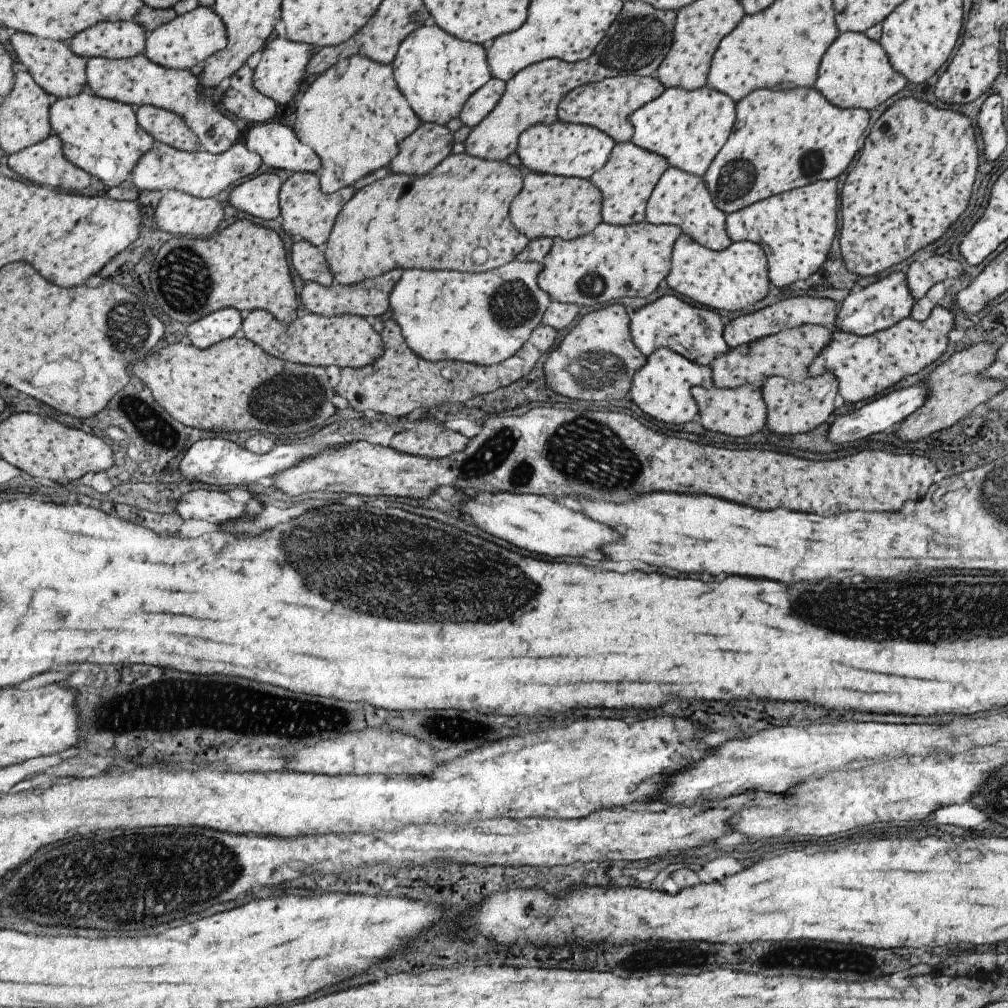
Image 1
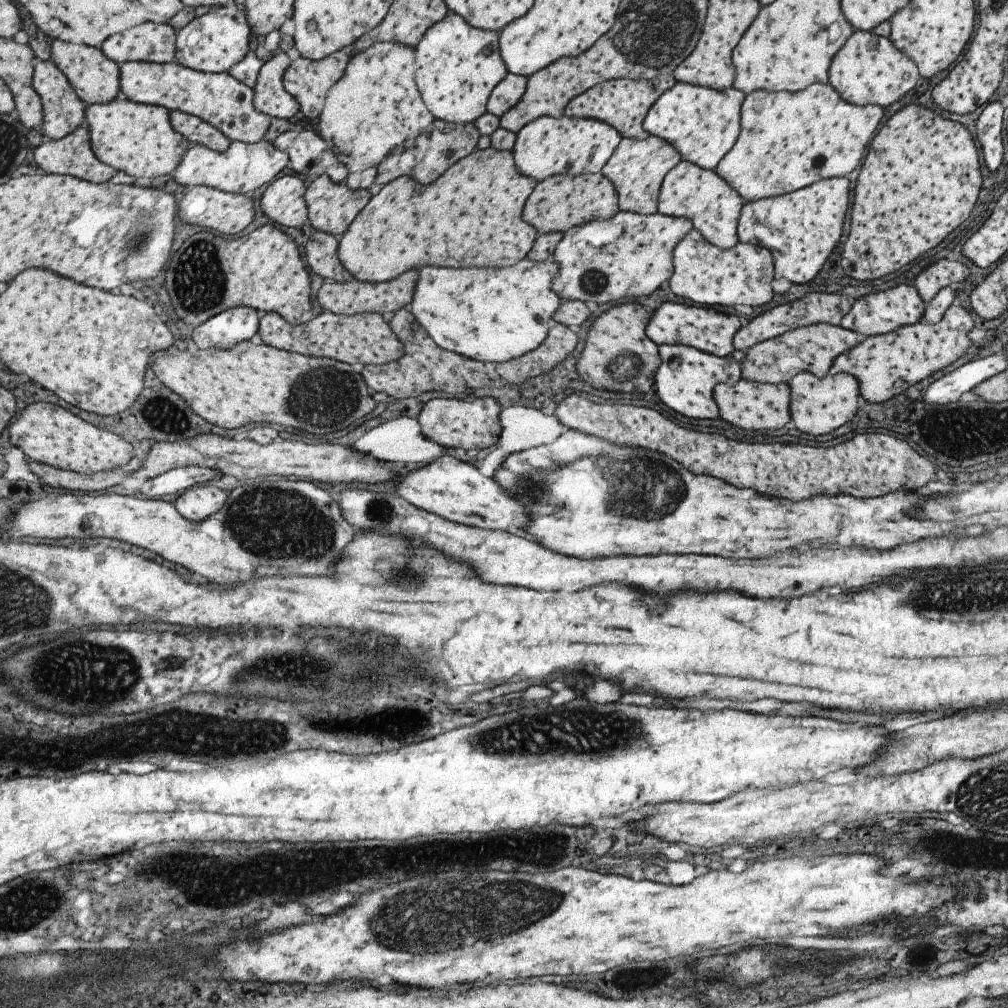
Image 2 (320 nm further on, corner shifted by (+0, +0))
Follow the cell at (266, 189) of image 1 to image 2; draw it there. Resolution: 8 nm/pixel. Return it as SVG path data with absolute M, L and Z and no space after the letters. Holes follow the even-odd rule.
M283 175L281 178L275 178L262 193L261 199L259 200L260 209L275 224L300 227L307 220L307 209L303 198L305 189L303 181L296 176Z

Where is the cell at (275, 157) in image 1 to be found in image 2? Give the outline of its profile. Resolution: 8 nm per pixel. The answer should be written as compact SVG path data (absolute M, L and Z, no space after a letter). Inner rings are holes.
M297 127L290 131L285 131L277 136L272 145L284 153L287 153L289 168L299 174L313 174L313 176L327 175L333 182L344 182L347 178L347 167L338 161L335 153L323 142L323 139L311 130L304 130Z

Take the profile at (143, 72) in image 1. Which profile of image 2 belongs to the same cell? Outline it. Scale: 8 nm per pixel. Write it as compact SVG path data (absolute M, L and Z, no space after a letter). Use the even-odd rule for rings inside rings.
M127 61L121 64L122 92L138 103L183 111L217 127L231 141L254 143L263 138L271 117L259 112L252 103L254 92L229 73L204 73L181 66L178 62L152 63Z

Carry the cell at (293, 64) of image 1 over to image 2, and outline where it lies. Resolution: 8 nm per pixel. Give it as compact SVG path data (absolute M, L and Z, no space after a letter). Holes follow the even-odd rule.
M341 49L328 55L320 61L310 61L299 57L290 62L286 72L282 76L283 88L297 101L300 111L305 118L318 118L324 105L324 98L330 86L333 86L339 78L351 58L352 53L348 49Z

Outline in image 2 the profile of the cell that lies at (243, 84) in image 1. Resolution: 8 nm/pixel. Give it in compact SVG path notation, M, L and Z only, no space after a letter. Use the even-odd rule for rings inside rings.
M285 53L273 54L258 72L253 89L253 106L267 116L289 120L300 111L300 106L282 85L282 76L291 60Z

